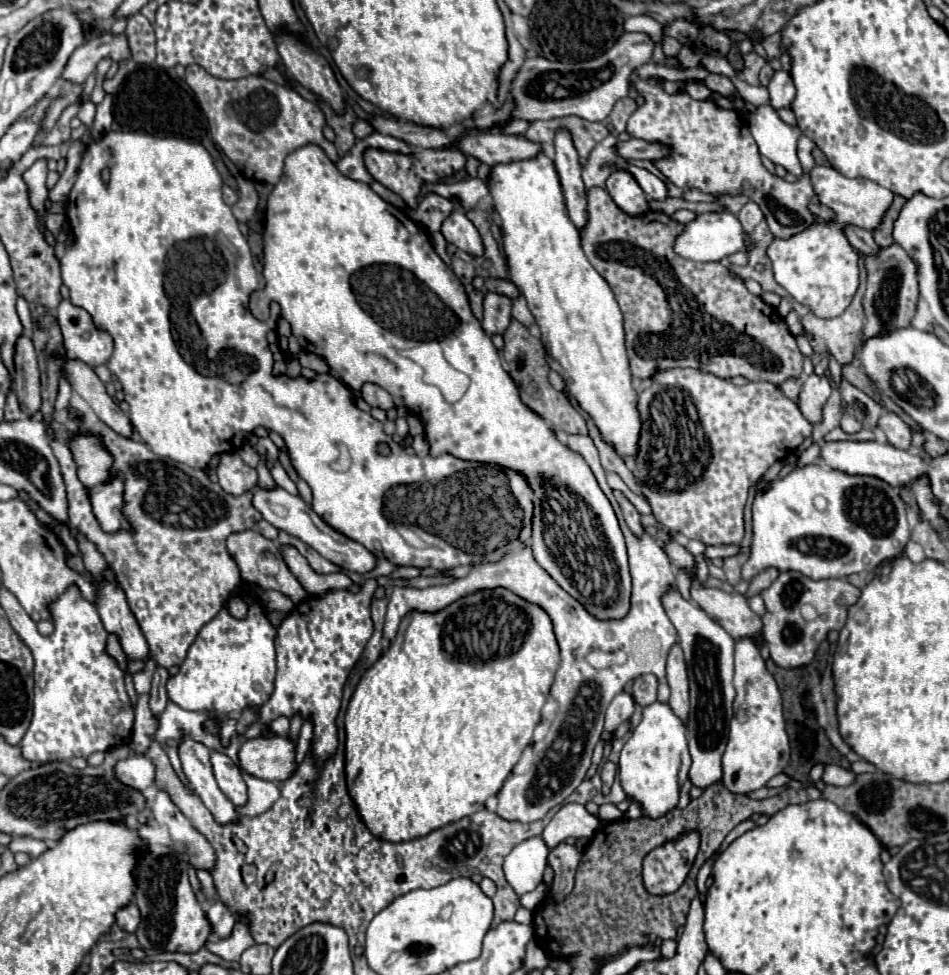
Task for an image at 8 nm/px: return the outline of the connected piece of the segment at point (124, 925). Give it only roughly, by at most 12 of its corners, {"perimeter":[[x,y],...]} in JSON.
{"perimeter":[[132,902],[116,914],[124,932],[136,932],[140,910]]}

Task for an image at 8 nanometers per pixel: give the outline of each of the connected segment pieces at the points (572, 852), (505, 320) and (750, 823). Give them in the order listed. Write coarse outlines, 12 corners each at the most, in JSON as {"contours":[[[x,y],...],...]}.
{"contours":[[[560,842],[548,854],[552,896],[566,898],[582,854]],[[488,292],[484,298],[484,332],[504,334],[512,320],[512,300]],[[744,820],[738,824],[722,842],[718,852],[726,850],[744,832],[756,826],[754,820]]]}

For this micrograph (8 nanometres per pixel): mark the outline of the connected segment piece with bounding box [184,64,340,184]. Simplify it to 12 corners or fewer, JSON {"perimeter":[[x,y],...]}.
{"perimeter":[[256,74],[184,80],[214,144],[248,180],[276,184],[310,142],[334,164],[324,112]]}

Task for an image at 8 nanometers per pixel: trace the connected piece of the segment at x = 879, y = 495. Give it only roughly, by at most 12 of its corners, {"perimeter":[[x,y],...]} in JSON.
{"perimeter":[[787,464],[752,502],[744,580],[872,572],[910,540],[874,476]]}

